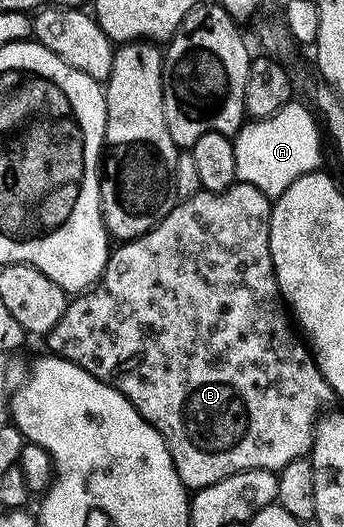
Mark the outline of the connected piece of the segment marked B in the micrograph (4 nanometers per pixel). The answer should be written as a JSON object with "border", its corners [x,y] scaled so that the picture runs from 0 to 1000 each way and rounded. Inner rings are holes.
{"border":[[[683,343],[672,355],[648,362],[576,361],[567,370],[509,383],[491,404],[436,438],[422,438],[404,454],[346,459],[323,474],[294,529],[270,545],[218,558],[195,573],[192,592],[128,643],[145,657],[137,658],[142,672],[163,674],[172,681],[195,681],[201,689],[224,689],[294,727],[334,734],[401,778],[407,791],[419,791],[424,803],[448,808],[453,822],[465,822],[465,829],[480,837],[512,898],[532,924],[544,928],[628,920],[651,905],[721,890],[767,890],[805,898],[826,882],[898,865],[913,844],[913,805],[930,793],[930,713],[898,657],[849,619],[846,592],[820,565],[817,548],[808,546],[785,471],[788,391],[788,372],[756,366],[756,359],[701,343]]]}

